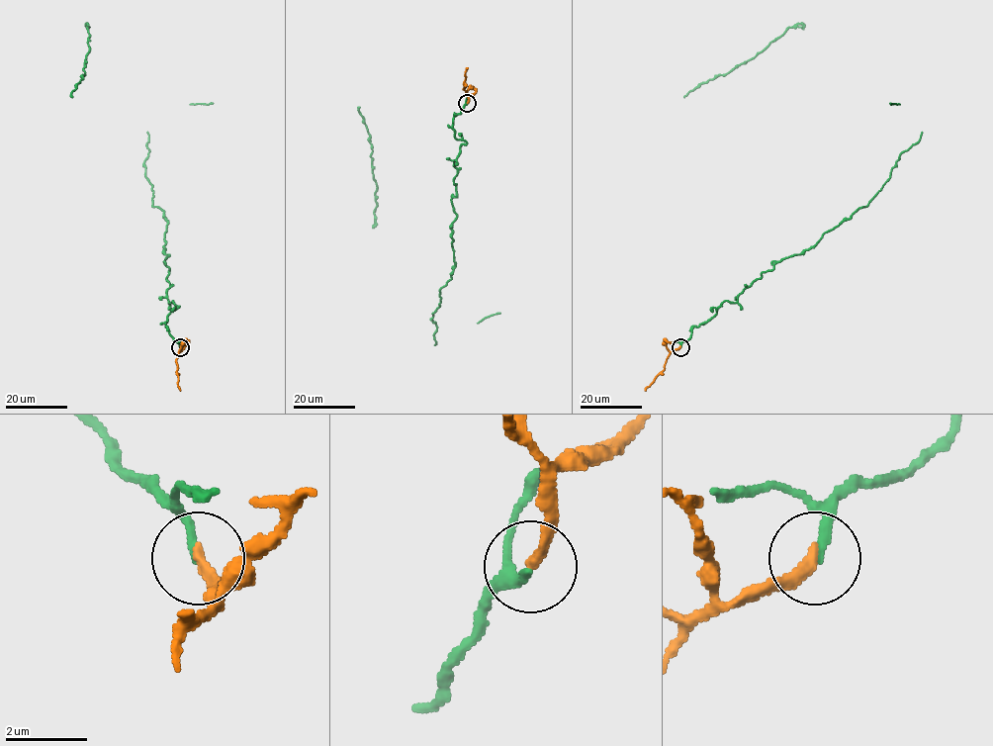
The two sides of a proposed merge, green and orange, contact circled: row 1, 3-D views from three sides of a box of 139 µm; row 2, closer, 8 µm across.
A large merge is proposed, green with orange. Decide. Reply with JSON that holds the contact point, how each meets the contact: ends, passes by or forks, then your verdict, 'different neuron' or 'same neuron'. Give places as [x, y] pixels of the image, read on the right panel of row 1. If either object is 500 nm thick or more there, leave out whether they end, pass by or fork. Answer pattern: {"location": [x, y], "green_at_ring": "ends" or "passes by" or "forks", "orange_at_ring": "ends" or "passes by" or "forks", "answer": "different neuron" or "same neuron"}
{"location": [680, 347], "green_at_ring": "ends", "orange_at_ring": "ends", "answer": "same neuron"}

